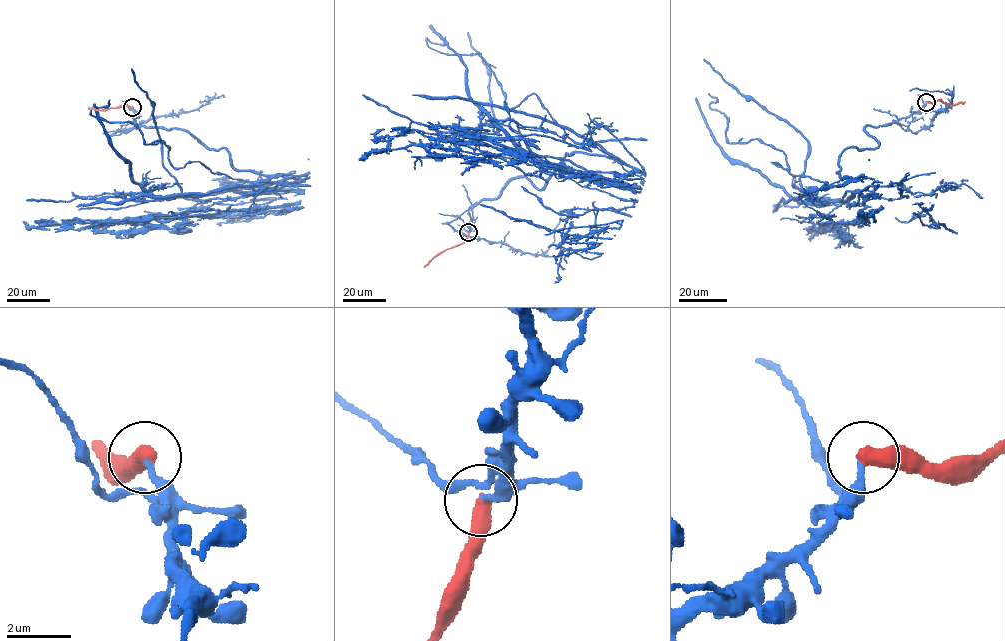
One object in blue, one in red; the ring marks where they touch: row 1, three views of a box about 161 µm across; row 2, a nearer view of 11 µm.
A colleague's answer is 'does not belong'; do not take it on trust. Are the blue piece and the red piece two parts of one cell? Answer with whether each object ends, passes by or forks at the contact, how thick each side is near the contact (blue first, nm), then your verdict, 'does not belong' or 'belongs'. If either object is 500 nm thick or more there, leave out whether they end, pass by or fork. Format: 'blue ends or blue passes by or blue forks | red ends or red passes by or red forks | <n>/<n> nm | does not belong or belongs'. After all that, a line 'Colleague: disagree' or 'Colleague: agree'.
190/500 nm | does not belong
Colleague: agree

